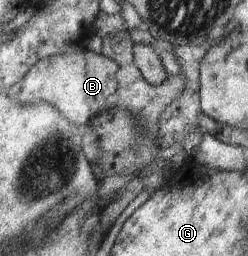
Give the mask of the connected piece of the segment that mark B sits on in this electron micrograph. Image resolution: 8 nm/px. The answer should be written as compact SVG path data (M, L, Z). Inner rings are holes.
M83 44L72 53L56 54L37 61L23 77L22 88L16 97L22 103L38 101L53 105L66 119L84 125L98 116L107 102L115 98L118 64L104 54L96 54Z

